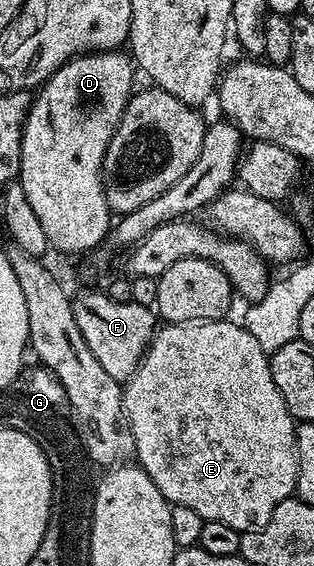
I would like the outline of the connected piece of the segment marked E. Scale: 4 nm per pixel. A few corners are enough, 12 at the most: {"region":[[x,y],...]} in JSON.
{"region":[[241,322],[166,323],[122,400],[171,505],[237,531],[298,486]]}

